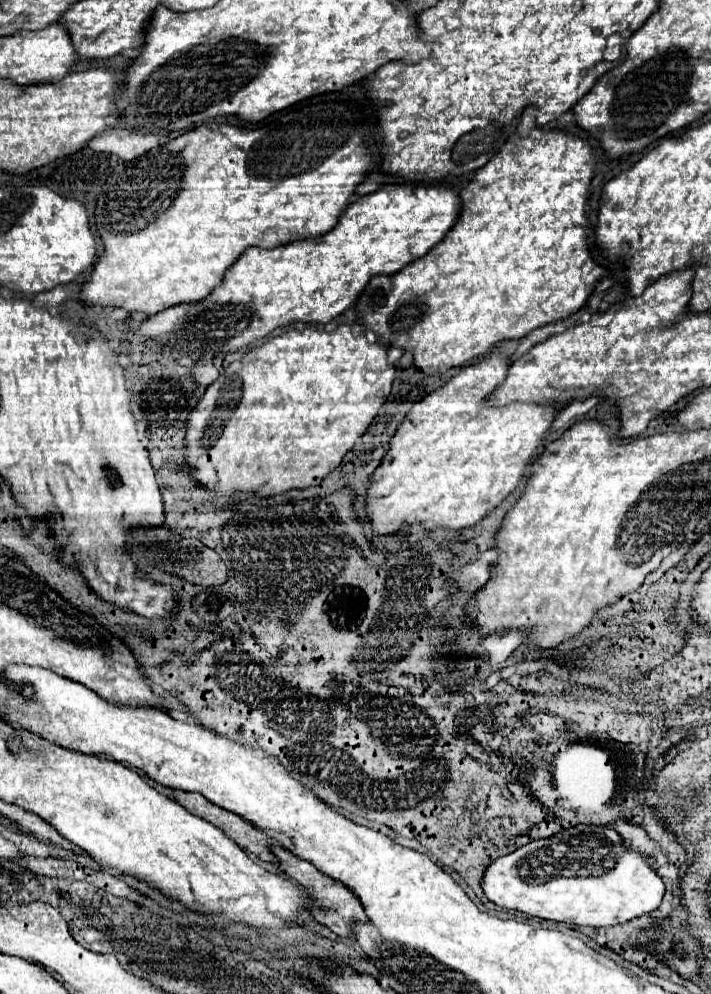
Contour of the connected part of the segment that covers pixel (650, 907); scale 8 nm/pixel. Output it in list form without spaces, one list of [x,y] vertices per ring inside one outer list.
[[[576,824],[550,838],[532,840],[530,844],[514,850],[512,854],[494,860],[484,874],[482,888],[490,902],[508,910],[520,910],[528,916],[594,928],[614,926],[638,918],[642,914],[654,912],[660,906],[664,898],[664,882],[656,874],[650,860],[652,858],[628,848],[622,836],[610,826]]]

